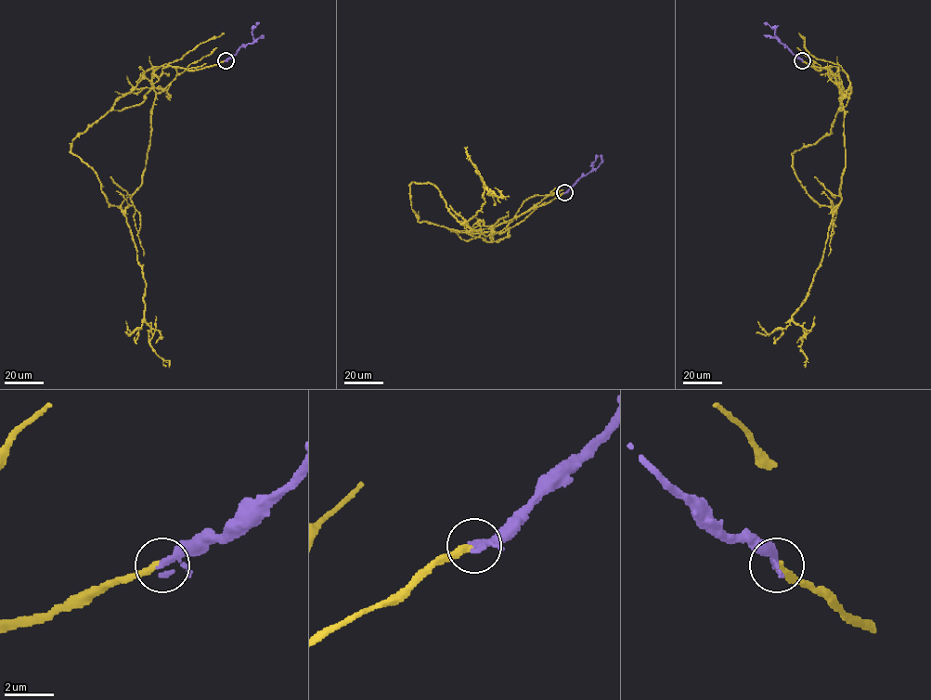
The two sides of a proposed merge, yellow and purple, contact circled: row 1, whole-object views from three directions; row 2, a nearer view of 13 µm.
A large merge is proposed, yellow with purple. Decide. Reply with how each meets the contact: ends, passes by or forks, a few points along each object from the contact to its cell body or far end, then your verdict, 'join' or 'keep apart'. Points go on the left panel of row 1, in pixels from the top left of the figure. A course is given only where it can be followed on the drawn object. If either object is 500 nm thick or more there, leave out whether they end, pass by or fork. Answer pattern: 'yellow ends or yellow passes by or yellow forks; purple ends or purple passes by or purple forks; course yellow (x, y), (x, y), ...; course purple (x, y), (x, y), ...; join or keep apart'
yellow ends; purple passes by; course yellow (226, 60), (196, 71), (163, 67), (153, 85), (142, 185), (125, 210), (146, 285), (149, 343), (169, 368); course purple (226, 60), (240, 46), (253, 42), (252, 30), (257, 23); join

